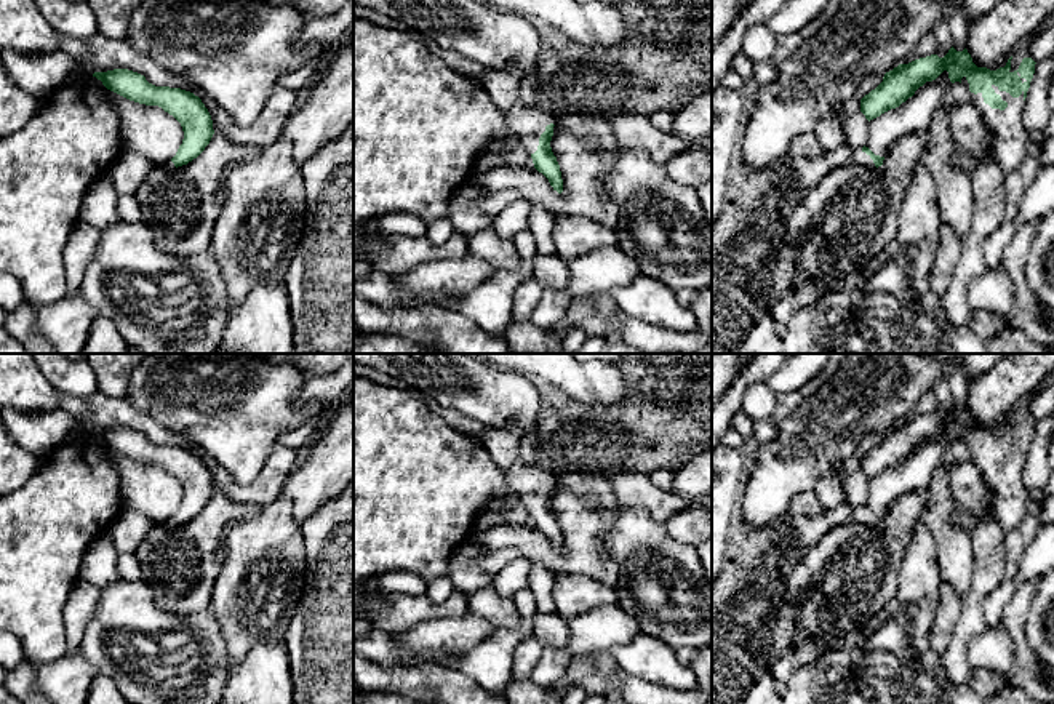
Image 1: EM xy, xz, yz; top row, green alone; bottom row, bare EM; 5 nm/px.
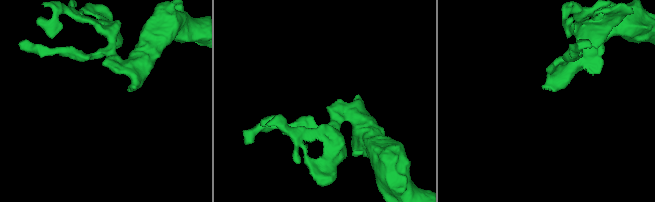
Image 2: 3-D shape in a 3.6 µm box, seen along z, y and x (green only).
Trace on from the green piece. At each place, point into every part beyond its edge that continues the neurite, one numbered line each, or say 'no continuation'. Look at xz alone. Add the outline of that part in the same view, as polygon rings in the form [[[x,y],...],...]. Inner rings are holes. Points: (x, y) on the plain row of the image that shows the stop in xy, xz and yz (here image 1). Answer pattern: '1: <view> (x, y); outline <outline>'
1: xz (526, 480); outline [[[517,453],[512,467],[504,475],[510,496],[518,498],[529,514],[537,509],[539,496],[545,490],[545,485],[557,478],[547,453],[541,453],[531,462]]]

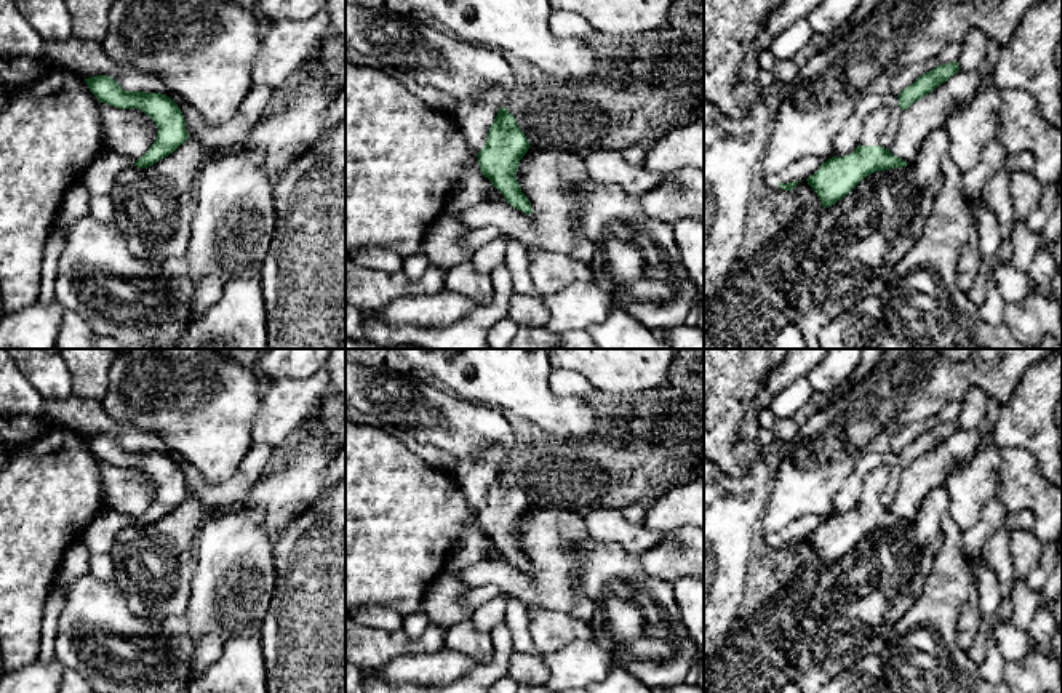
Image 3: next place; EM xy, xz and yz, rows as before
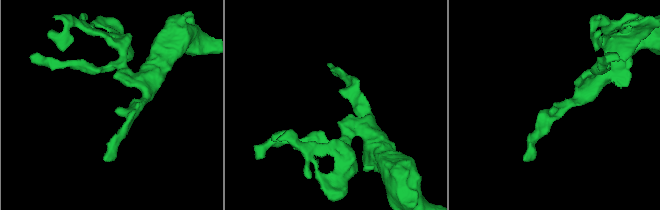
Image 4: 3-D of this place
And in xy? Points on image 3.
no continuation

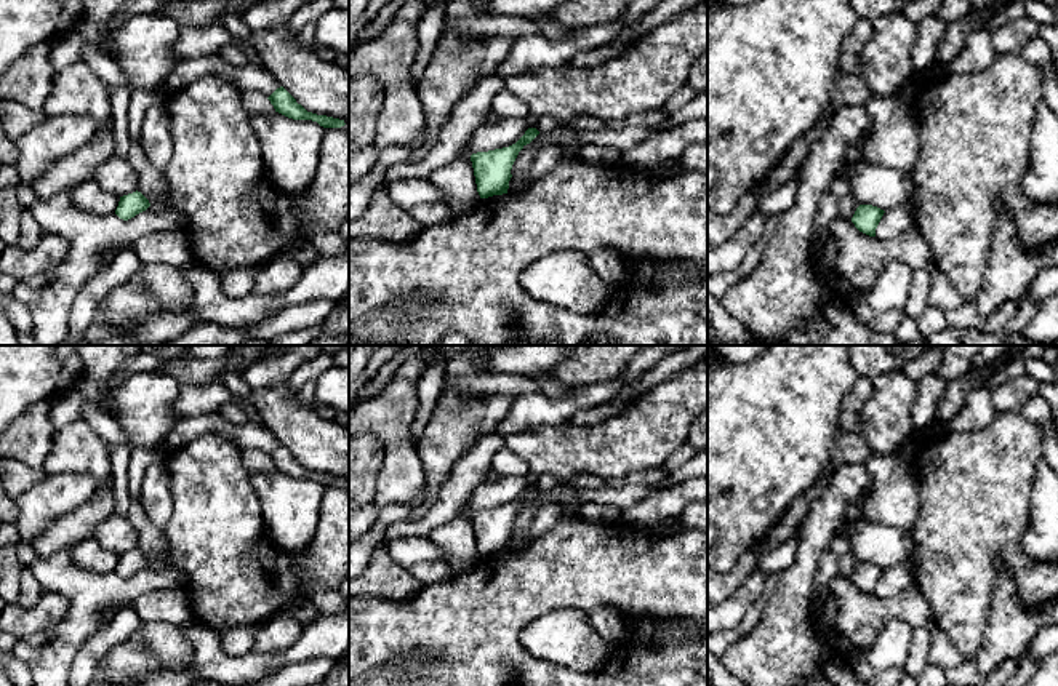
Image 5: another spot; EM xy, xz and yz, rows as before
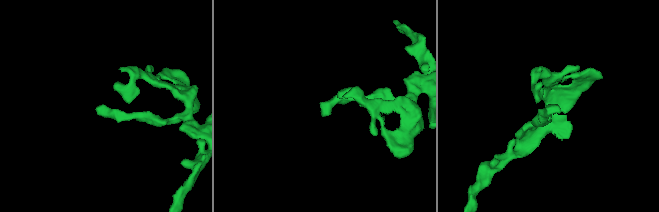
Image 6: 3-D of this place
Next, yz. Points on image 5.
no continuation

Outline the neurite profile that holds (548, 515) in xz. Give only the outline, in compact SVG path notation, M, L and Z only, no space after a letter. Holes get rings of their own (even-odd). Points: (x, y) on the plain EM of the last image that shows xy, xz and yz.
M546 504L543 505L530 526L530 531L523 536L511 536L507 550L523 548L531 540L547 534L562 518L562 505L559 504Z

